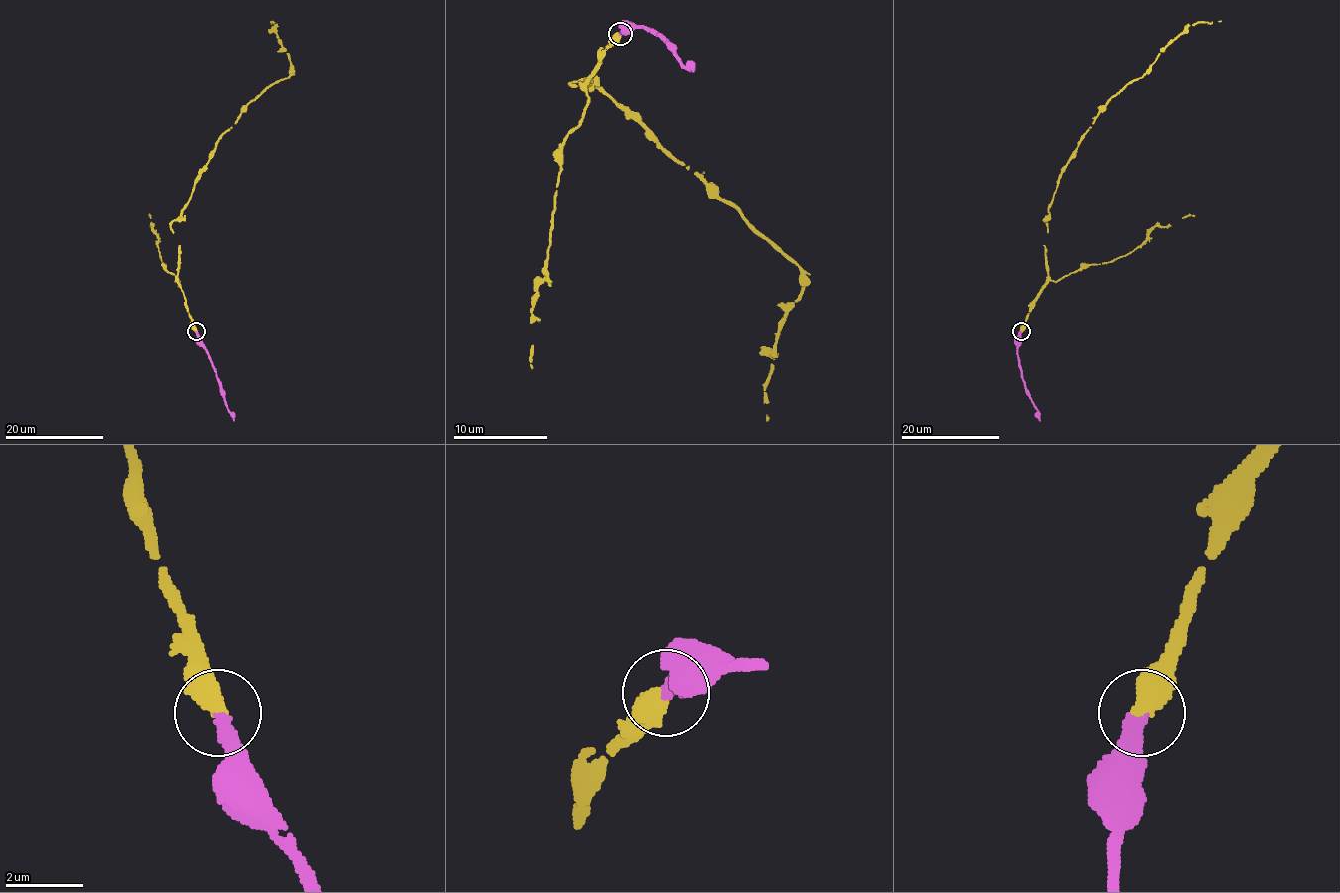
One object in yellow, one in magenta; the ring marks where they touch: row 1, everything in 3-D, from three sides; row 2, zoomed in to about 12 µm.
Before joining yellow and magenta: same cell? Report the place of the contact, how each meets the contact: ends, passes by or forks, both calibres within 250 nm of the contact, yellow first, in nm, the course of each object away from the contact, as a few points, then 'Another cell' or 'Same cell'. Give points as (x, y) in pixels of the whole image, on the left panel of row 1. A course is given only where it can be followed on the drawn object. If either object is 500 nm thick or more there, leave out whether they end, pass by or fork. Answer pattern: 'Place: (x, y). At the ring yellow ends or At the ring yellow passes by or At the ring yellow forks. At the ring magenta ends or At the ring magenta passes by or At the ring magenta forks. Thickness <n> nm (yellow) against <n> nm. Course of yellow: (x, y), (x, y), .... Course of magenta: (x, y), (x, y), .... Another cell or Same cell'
Place: (196, 331). Thickness 600 nm (yellow) against 400 nm. Course of yellow: (196, 332), (178, 279), (179, 245), (170, 224), (219, 138), (267, 87), (289, 75), (289, 56), (272, 21). Course of magenta: (196, 332), (197, 343), (206, 351), (219, 391), (234, 421). Same cell

